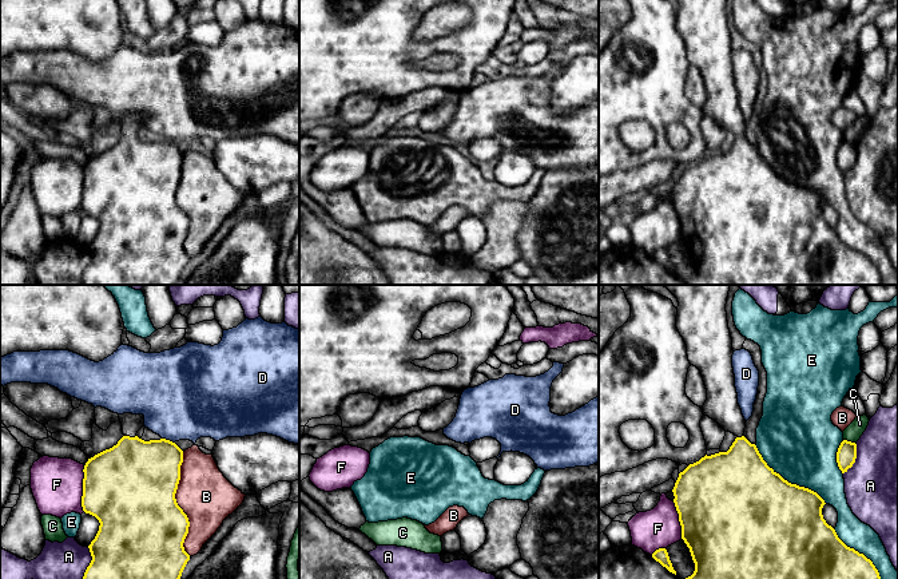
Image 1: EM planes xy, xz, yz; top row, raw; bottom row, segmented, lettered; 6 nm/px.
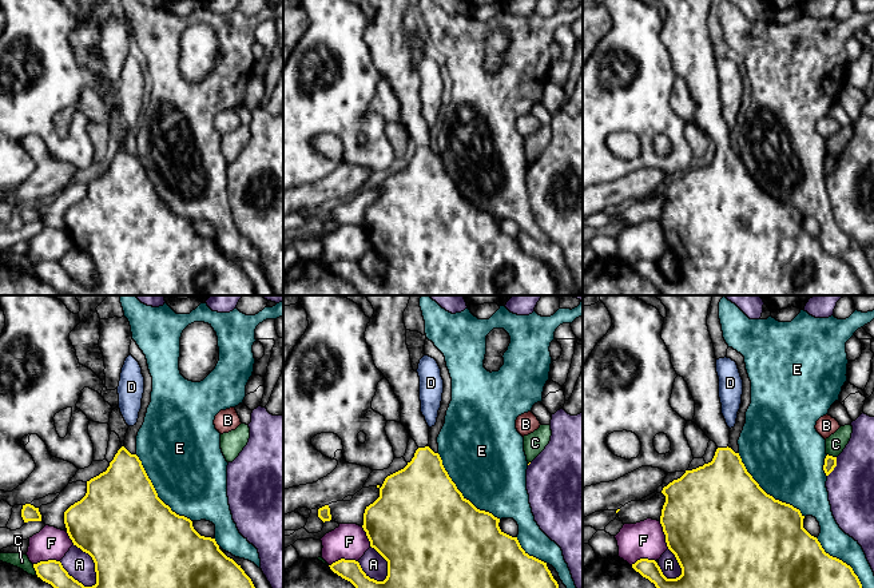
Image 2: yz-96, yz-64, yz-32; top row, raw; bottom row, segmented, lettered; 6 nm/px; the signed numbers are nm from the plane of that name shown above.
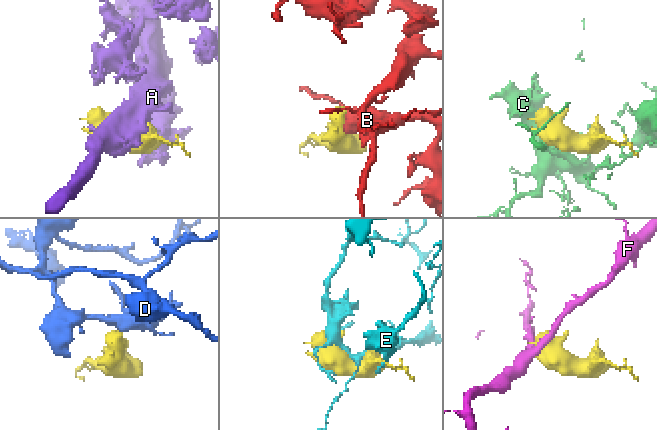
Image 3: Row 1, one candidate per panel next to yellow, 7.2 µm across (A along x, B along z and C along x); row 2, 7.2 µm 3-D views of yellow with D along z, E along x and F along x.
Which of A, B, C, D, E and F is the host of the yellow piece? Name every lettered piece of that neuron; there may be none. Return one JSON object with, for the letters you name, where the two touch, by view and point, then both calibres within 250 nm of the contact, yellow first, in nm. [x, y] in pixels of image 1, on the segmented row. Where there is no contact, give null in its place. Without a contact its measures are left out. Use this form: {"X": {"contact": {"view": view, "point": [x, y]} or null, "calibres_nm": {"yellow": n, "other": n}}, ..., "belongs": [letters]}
{"belongs": []}

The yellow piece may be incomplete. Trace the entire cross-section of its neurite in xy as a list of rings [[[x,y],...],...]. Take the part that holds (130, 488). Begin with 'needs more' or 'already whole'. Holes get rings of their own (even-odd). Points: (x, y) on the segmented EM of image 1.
needs more; [[[123,413],[119,415],[119,420],[124,436],[112,448],[88,459],[83,469],[82,507],[100,523],[95,539],[88,546],[92,560],[83,579],[180,579],[190,560],[183,547],[190,522],[175,499],[183,451],[166,439],[150,441],[139,439],[136,433],[144,427],[143,415]]]

